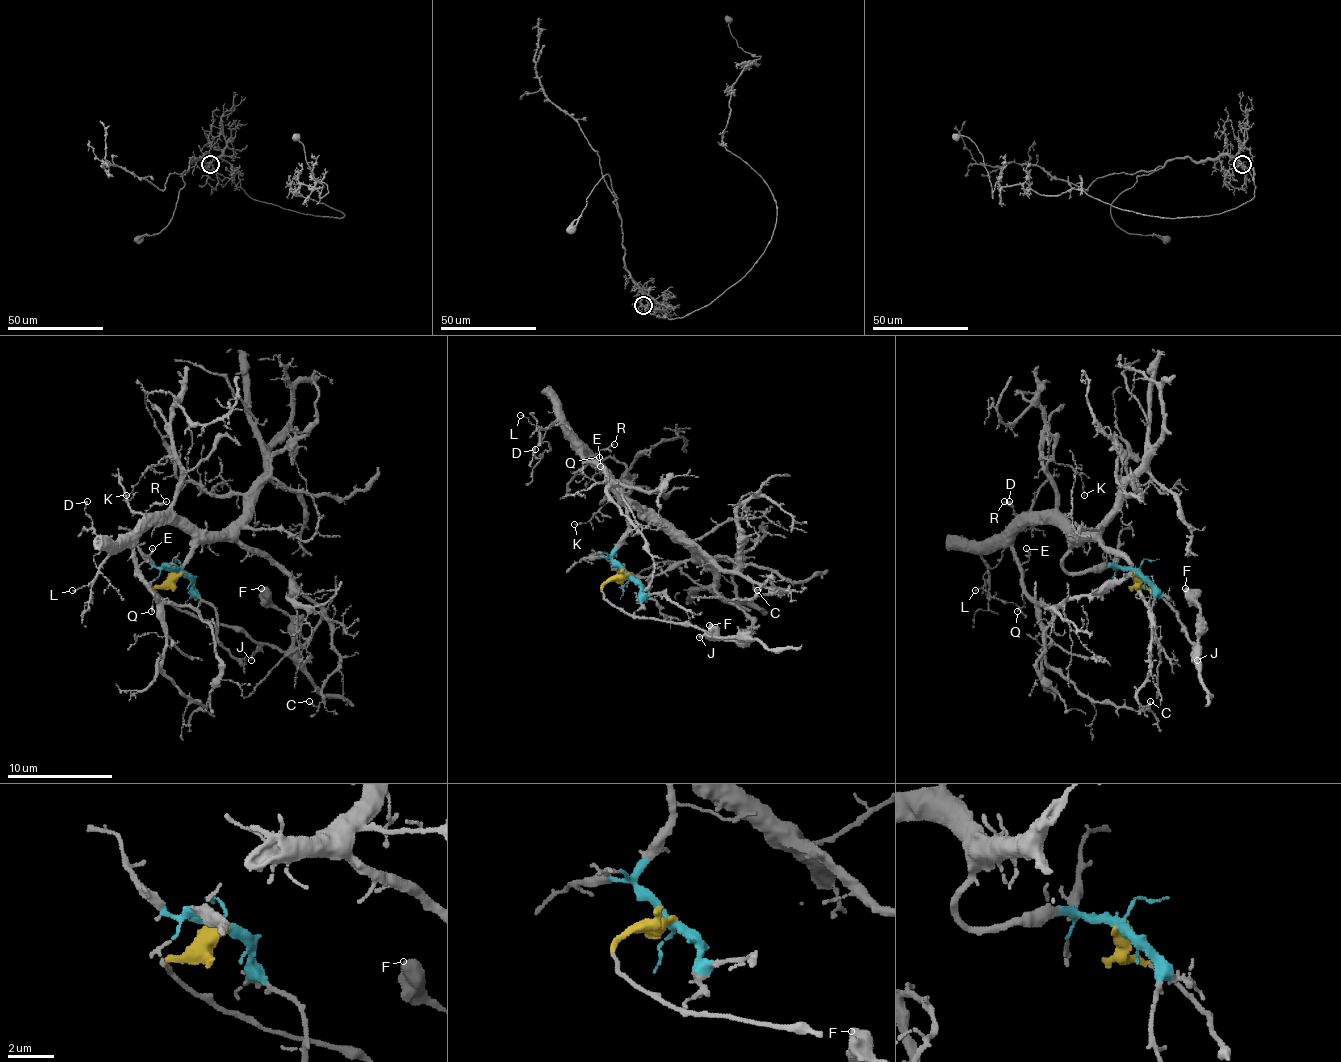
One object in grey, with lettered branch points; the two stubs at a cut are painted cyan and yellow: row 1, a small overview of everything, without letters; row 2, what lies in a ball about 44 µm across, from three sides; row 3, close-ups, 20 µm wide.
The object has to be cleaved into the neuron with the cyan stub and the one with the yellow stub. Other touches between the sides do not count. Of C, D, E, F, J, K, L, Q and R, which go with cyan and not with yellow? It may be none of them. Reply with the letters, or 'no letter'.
C, D, E, K, L, Q, R

